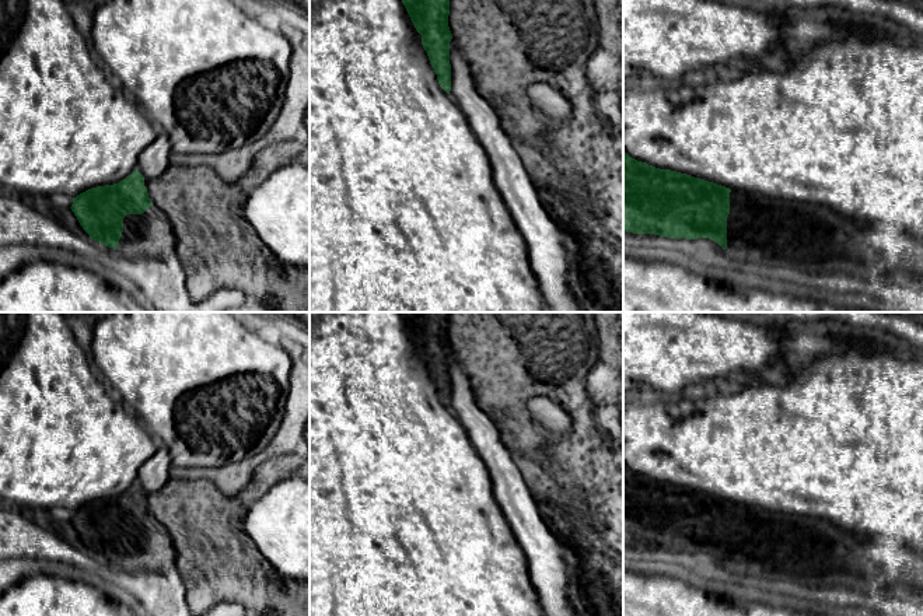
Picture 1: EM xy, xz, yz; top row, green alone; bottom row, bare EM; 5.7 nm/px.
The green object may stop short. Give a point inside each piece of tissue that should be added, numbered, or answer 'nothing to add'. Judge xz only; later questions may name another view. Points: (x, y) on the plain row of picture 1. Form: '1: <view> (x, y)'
nothing to add

